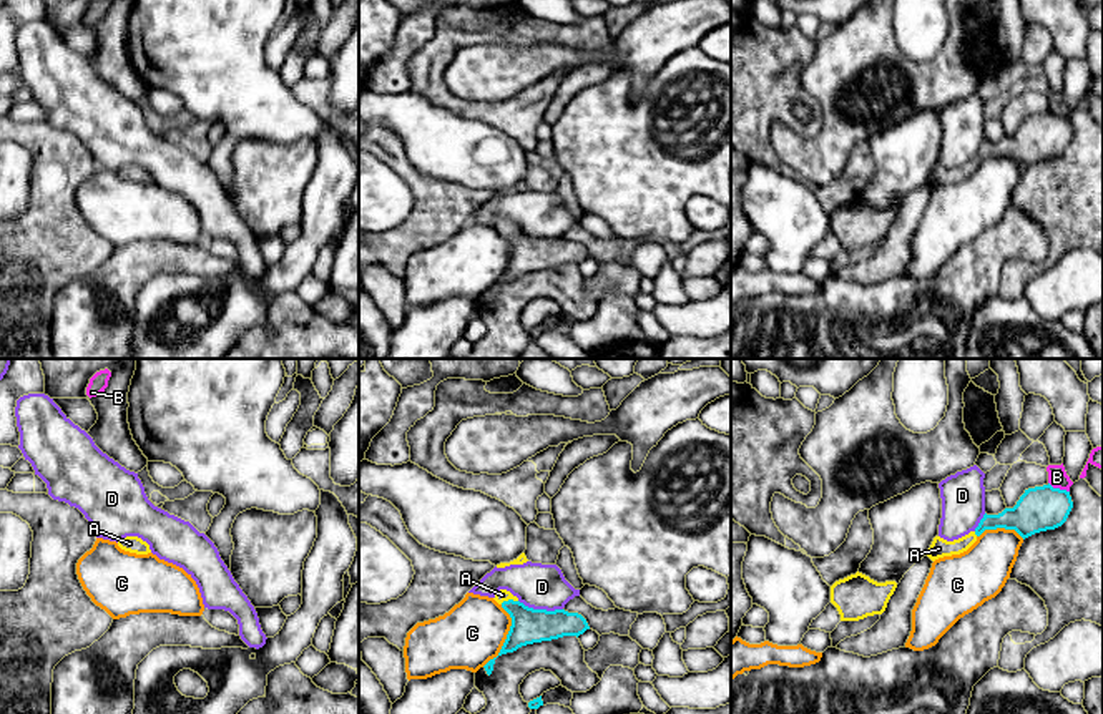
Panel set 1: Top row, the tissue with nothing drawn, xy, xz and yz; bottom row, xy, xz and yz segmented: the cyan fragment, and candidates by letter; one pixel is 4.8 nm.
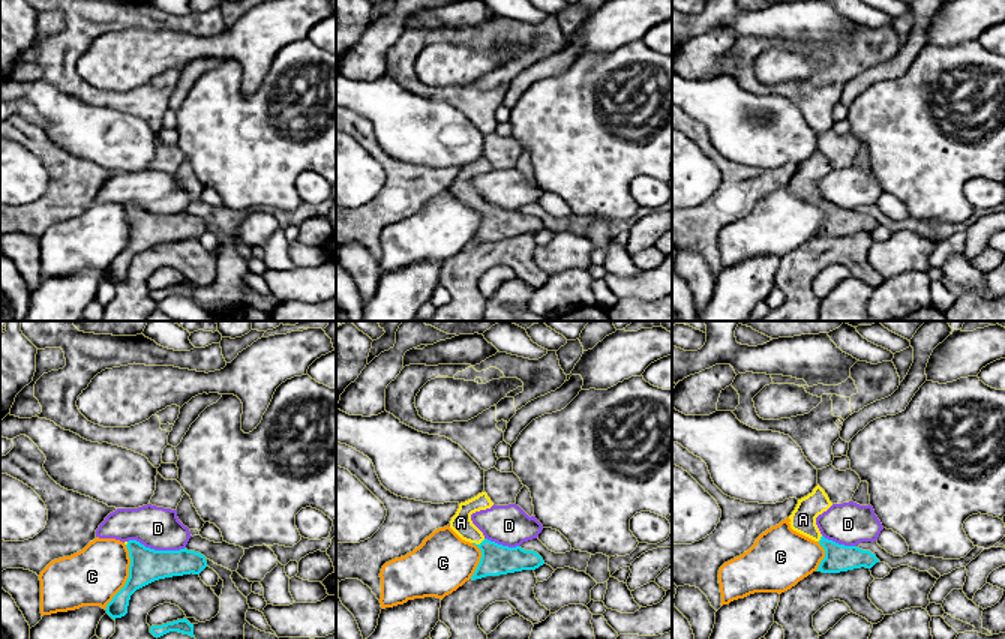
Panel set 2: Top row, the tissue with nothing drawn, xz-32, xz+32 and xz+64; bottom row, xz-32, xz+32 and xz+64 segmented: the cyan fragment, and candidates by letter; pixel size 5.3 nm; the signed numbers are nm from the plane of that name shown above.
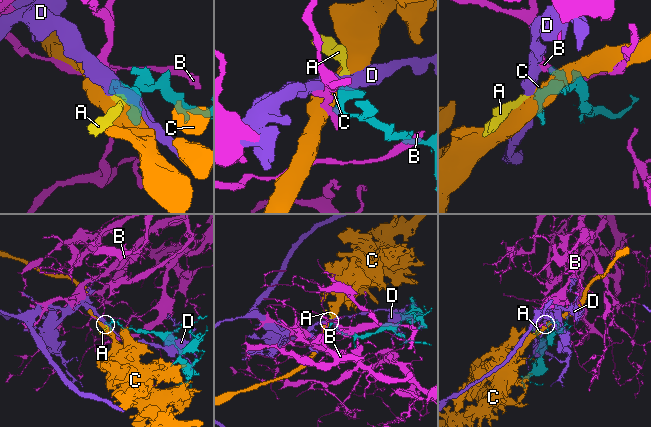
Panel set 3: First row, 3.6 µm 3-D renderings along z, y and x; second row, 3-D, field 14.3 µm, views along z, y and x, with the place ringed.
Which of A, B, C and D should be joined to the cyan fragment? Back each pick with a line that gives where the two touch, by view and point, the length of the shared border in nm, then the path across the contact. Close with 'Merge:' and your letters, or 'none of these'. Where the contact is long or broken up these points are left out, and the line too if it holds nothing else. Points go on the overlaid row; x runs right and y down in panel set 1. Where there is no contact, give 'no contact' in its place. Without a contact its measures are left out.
A: meets cyan in xz at (509, 600); contact 90 nm long; runs through xz (529, 625), (509, 600), (502, 595)
Merge: A

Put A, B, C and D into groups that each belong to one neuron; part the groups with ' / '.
A / B / C / D

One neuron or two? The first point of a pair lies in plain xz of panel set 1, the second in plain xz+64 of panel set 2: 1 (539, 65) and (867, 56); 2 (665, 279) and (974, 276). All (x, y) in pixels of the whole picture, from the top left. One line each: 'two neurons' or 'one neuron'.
1: two neurons
2: one neuron

